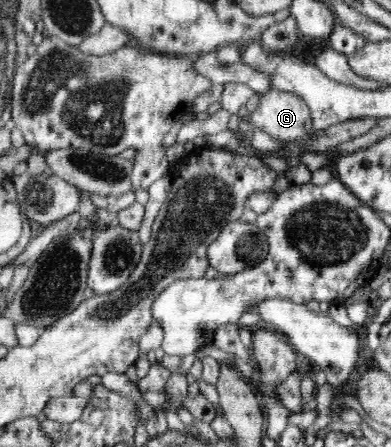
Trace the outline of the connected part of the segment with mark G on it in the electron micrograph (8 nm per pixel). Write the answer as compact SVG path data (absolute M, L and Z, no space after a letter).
M276 88L259 94L259 104L249 118L255 127L282 143L303 139L312 130L308 104L300 96Z

